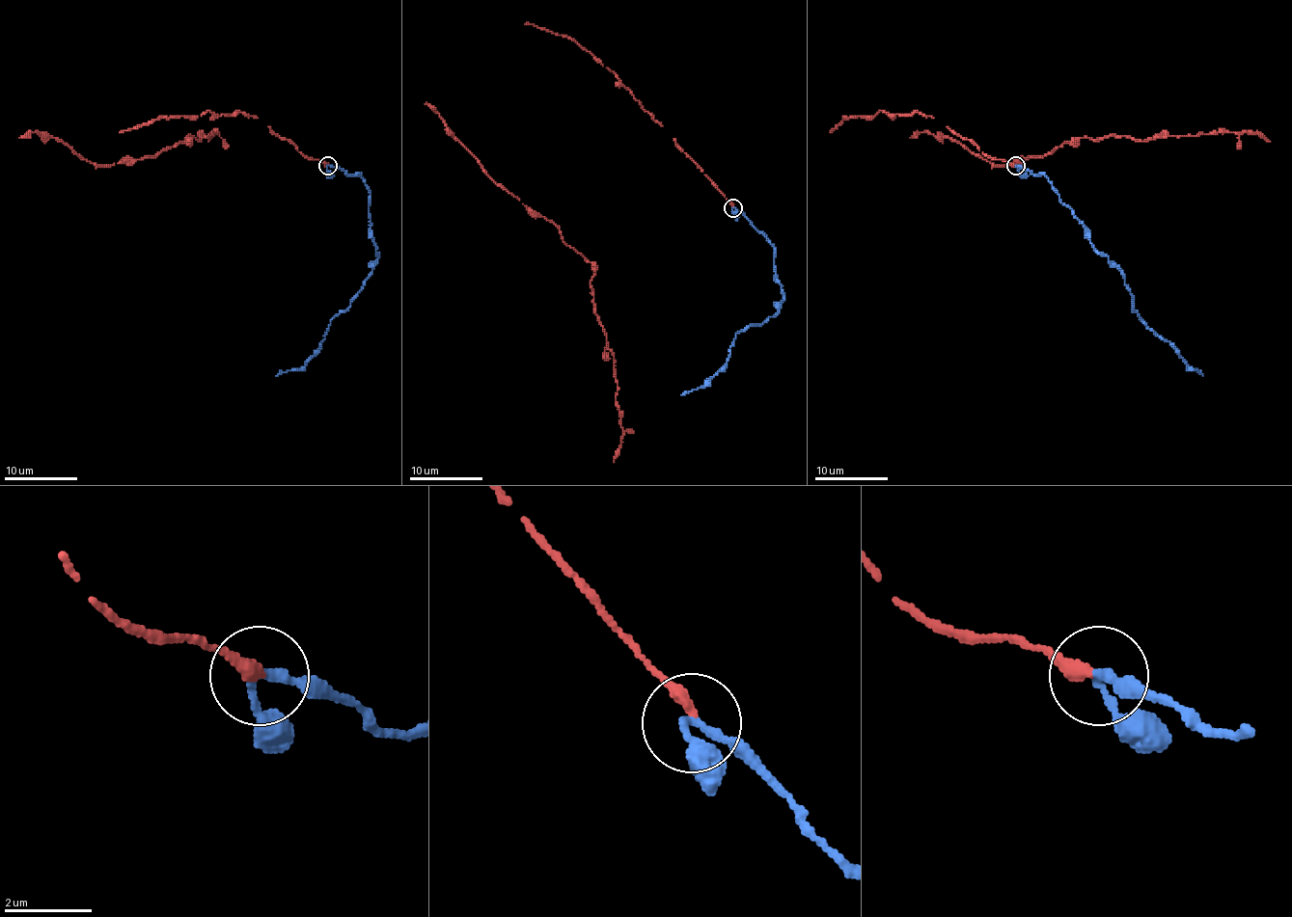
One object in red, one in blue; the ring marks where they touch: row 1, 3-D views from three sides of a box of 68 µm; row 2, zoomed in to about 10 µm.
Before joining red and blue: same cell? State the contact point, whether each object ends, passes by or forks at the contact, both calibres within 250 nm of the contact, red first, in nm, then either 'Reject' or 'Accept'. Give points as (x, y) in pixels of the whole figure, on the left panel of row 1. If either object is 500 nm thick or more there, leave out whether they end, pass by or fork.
Place: (328, 165). At the ring red ends. At the ring blue passes by. Thickness 280 nm (red) against 180 nm. Accept

